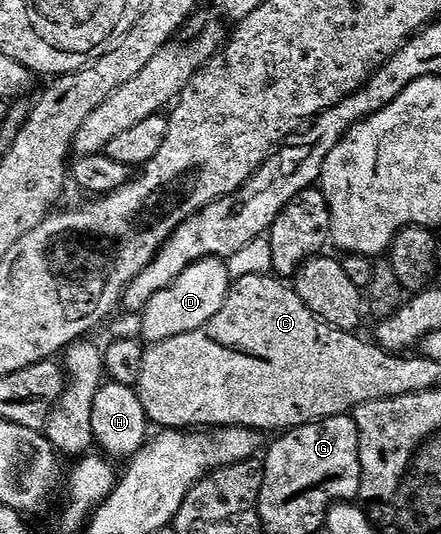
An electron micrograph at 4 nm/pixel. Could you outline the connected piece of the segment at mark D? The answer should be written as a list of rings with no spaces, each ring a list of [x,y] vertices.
[[[203,259],[190,265],[182,273],[178,273],[178,277],[174,277],[174,281],[166,285],[166,289],[158,289],[158,293],[154,293],[150,301],[146,301],[143,311],[139,312],[141,317],[139,338],[145,344],[151,345],[170,341],[170,337],[182,337],[182,333],[194,333],[194,329],[202,329],[202,325],[206,325],[206,321],[210,321],[210,317],[214,317],[218,309],[222,309],[233,282],[234,280],[228,276],[228,264],[223,259]]]

